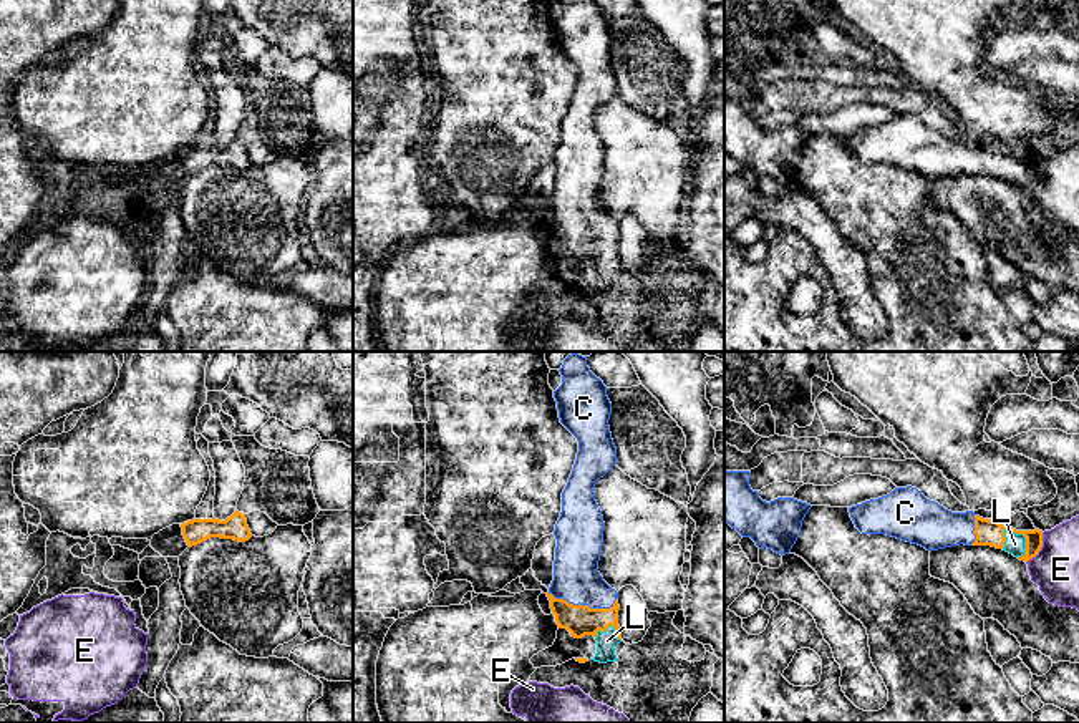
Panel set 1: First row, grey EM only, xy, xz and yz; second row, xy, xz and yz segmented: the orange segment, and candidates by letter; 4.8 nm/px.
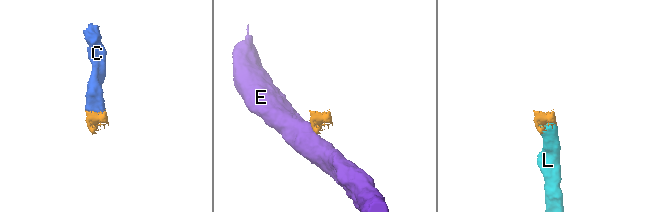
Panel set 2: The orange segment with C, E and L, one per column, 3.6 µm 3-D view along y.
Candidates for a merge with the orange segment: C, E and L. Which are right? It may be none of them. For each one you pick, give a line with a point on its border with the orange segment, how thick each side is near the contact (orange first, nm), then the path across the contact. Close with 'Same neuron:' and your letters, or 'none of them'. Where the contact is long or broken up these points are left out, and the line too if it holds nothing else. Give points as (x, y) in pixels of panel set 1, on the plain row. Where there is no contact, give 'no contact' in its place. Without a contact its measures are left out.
C: xz (582, 234) | 150/220 nm | across xz (580, 249), (582, 234), (577, 223), (575, 198)
L: yz (1025, 164) | 130/100 nm | across yz (988, 160), (1010, 158), (1025, 164), (1015, 173)
Same neuron: C, L

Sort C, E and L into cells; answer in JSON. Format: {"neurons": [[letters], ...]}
{"neurons": [["C", "L"], ["E"]]}

